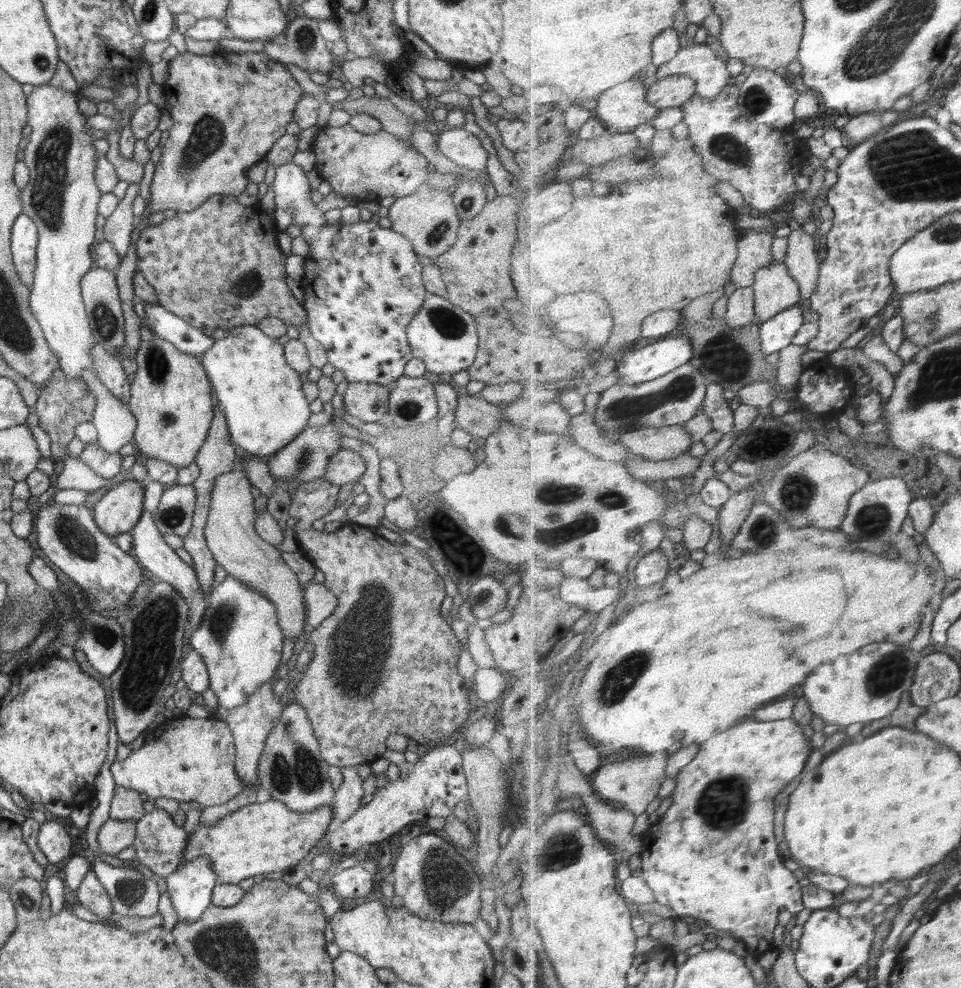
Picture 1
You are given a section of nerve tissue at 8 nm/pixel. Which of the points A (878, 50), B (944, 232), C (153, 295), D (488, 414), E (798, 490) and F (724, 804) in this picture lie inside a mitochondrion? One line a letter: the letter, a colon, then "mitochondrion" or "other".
A: mitochondrion
B: mitochondrion
C: other
D: other
E: mitochondrion
F: mitochondrion

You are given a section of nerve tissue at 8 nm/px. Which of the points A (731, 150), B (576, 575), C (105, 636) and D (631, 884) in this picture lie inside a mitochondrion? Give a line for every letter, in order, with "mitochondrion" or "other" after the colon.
A: mitochondrion
B: other
C: mitochondrion
D: other

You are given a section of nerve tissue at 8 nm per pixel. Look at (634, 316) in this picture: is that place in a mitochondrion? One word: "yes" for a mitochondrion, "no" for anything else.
no

